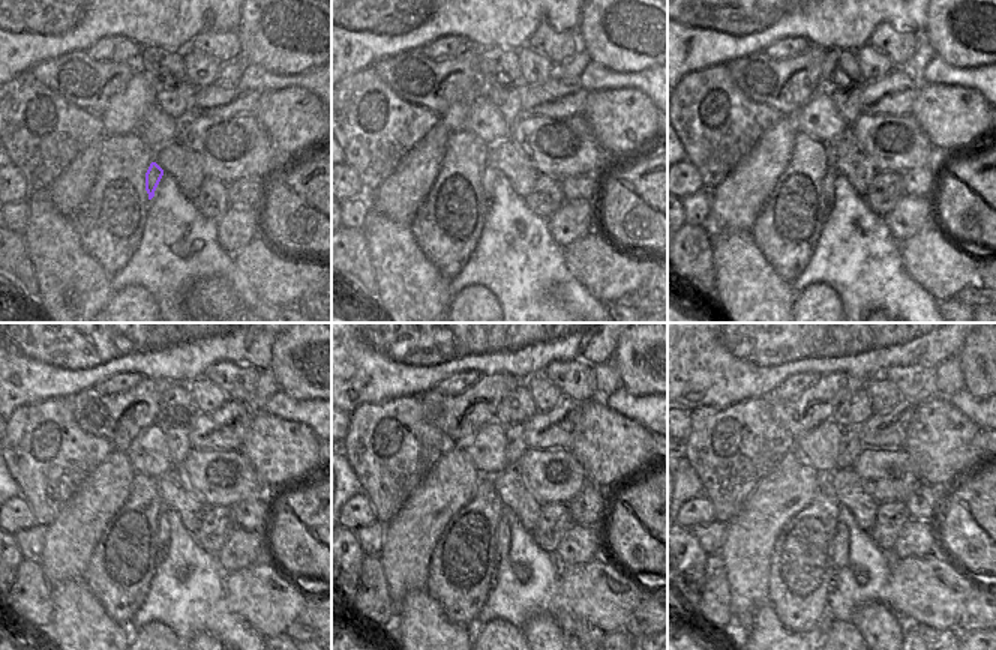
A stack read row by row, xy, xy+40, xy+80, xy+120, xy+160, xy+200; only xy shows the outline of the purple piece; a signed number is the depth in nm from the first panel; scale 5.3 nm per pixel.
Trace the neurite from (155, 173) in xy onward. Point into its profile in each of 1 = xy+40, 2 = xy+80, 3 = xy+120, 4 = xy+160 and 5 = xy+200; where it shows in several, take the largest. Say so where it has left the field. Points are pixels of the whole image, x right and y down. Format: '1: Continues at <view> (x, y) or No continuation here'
1: Continues at xy+40 (489, 174)
2: Continues at xy+80 (830, 176)
3: Continues at xy+120 (162, 524)
4: Continues at xy+160 (503, 533)
5: Continues at xy+200 (840, 539)

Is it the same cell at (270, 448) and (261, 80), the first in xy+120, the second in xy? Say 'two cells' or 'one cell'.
two cells

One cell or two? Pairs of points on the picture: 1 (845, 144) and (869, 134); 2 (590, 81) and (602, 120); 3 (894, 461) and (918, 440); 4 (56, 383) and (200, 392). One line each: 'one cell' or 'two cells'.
1: two cells
2: two cells
3: two cells
4: two cells

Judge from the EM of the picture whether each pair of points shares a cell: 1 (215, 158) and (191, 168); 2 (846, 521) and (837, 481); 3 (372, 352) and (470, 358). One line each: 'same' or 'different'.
1: different
2: different
3: same

